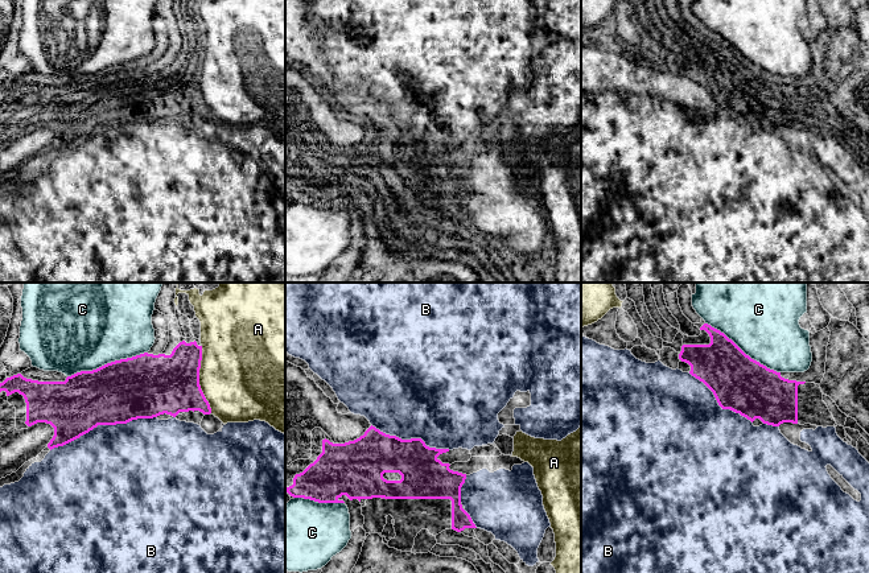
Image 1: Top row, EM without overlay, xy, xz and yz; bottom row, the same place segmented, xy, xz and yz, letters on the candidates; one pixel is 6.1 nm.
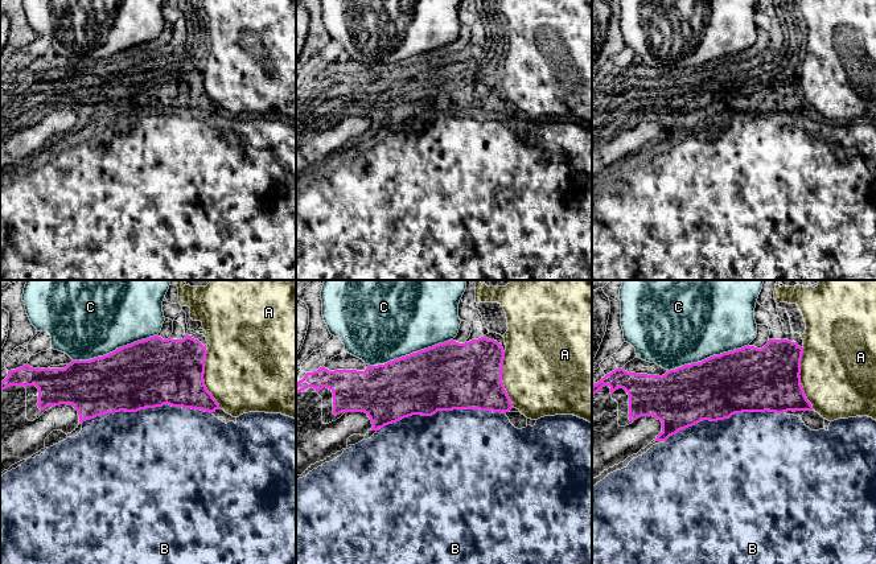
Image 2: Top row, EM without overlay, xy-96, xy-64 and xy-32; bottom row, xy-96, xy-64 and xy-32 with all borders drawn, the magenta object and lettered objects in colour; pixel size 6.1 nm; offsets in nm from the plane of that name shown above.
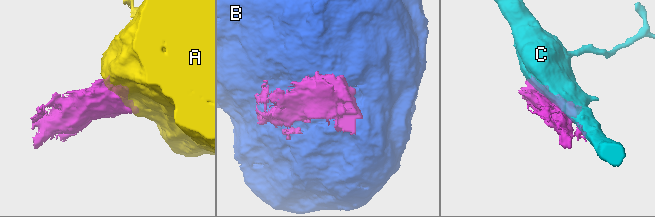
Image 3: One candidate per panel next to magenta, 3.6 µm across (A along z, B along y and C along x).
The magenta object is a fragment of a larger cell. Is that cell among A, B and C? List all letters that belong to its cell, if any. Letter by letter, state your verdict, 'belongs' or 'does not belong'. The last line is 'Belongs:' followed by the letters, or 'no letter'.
A: does not belong
B: belongs
C: does not belong
Belongs: B

